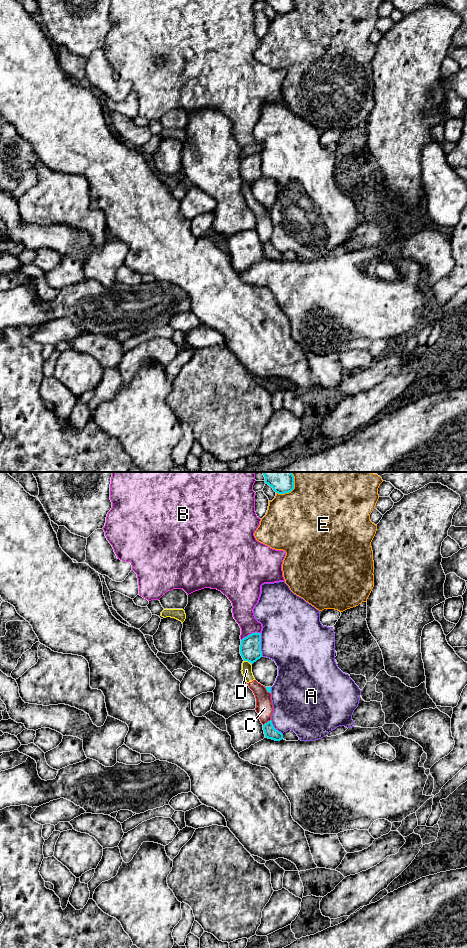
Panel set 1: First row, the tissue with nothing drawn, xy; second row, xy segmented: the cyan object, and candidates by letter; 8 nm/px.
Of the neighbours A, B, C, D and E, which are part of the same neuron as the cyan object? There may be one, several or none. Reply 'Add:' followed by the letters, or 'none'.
Add: none

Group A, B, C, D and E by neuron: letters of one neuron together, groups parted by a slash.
A / B / C D / E

